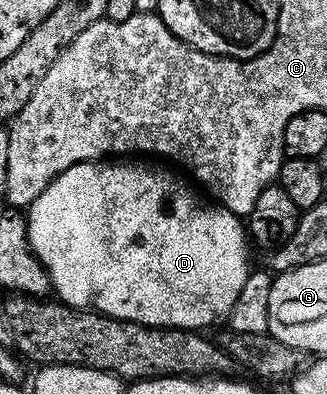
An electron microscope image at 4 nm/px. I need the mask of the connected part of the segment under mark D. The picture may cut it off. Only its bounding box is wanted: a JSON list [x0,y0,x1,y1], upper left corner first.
[26,160,250,330]

